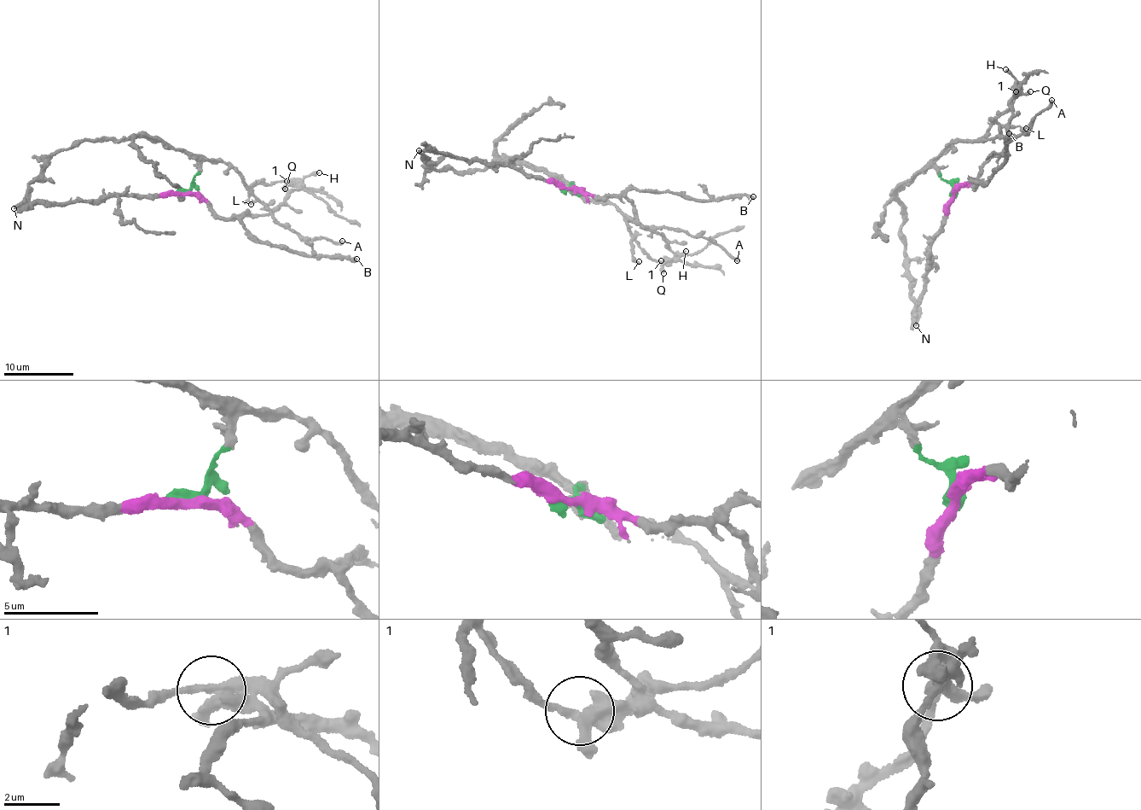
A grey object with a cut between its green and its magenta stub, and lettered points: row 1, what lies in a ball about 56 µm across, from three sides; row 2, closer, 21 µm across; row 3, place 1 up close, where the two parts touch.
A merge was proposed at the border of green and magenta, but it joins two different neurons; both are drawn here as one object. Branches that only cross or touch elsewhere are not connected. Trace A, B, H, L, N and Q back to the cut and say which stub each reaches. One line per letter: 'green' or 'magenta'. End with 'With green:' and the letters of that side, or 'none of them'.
A: green
B: magenta
H: green
L: green
N: green
Q: magenta
With green: A, H, L, N

